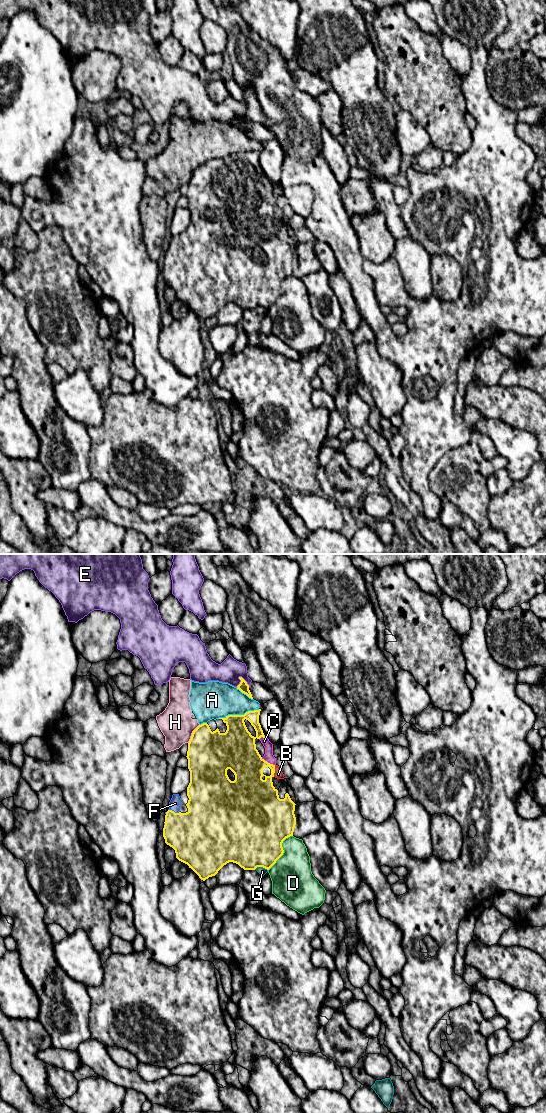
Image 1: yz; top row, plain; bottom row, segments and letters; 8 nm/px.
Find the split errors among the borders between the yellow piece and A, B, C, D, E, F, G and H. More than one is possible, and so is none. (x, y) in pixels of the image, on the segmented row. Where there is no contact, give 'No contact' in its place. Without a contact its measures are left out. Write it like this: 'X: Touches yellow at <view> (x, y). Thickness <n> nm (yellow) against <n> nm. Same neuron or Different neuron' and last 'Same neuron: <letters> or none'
A: Touches yellow at yz (238, 715). Thickness 300 nm (yellow) against 300 nm. Different neuron
B: Touches yellow at yz (274, 771). Thickness 300 nm (yellow) against 70 nm. Same neuron
C: Touches yellow at yz (267, 762). Thickness 300 nm (yellow) against 80 nm. Same neuron
D: Touches yellow at yz (283, 851). Thickness 440 nm (yellow) against 340 nm. Different neuron
E: Touches yellow at yz (244, 680). Thickness 80 nm (yellow) against 190 nm. Different neuron
F: Touches yellow at yz (174, 812). Thickness 400 nm (yellow) against 100 nm. Same neuron
G: Touches yellow at yz (261, 866). Thickness 480 nm (yellow) against 70 nm. Different neuron
H: Touches yellow at yz (192, 734). Thickness 360 nm (yellow) against 260 nm. Different neuron
Same neuron: B, C, F

